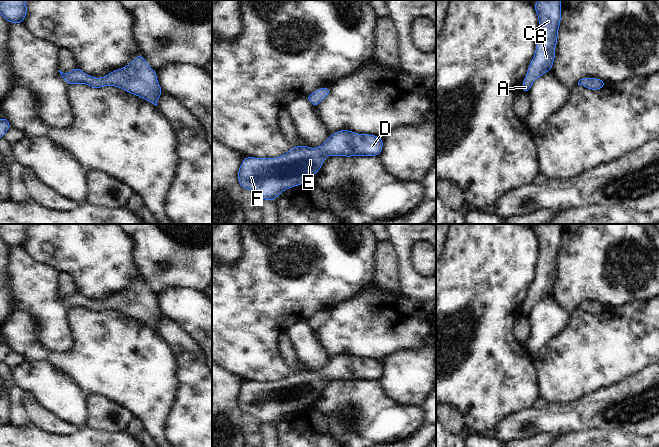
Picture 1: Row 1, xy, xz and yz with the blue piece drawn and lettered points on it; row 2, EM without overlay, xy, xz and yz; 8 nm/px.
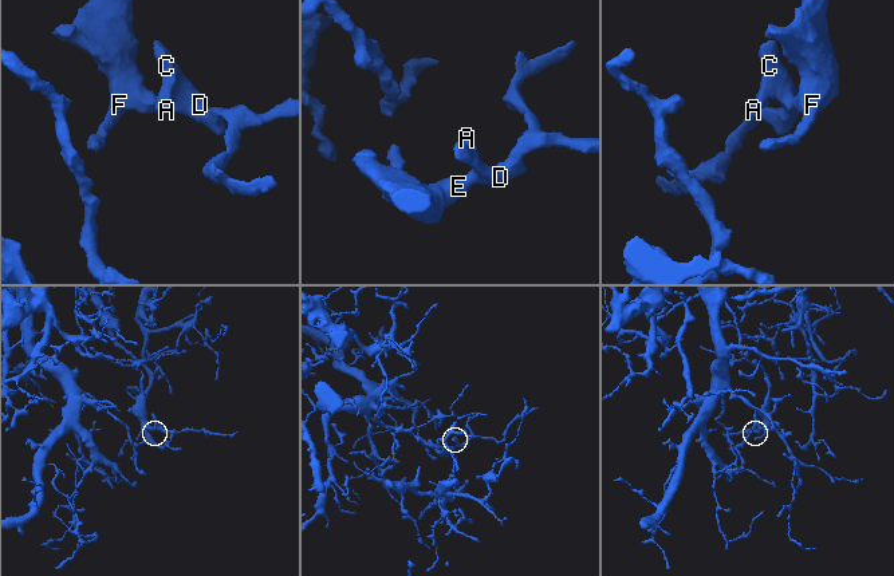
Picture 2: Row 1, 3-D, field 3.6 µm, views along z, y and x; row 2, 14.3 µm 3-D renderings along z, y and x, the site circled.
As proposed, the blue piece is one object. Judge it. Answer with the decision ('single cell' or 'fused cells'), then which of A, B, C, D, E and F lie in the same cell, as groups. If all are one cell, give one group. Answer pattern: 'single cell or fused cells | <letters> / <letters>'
single cell | A B C D E F

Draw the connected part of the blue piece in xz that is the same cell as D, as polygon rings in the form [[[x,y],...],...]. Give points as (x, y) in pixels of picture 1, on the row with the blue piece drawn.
[[[339,130],[316,148],[299,145],[275,158],[244,157],[238,169],[242,189],[253,191],[261,200],[276,200],[284,190],[309,181],[327,156],[378,156],[383,138]]]

